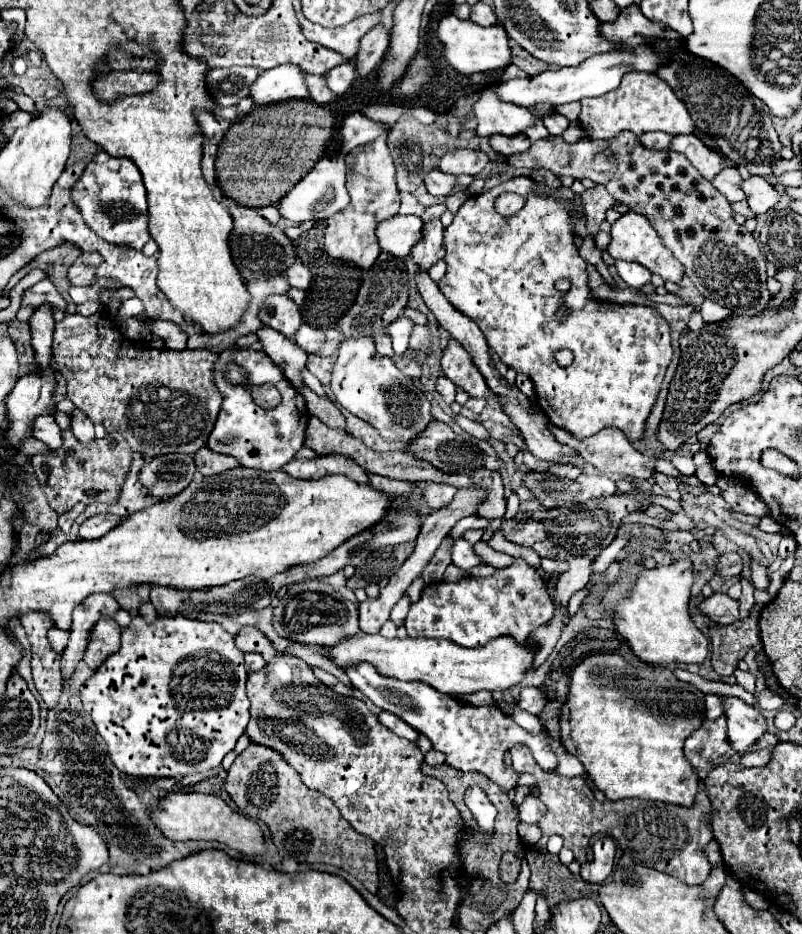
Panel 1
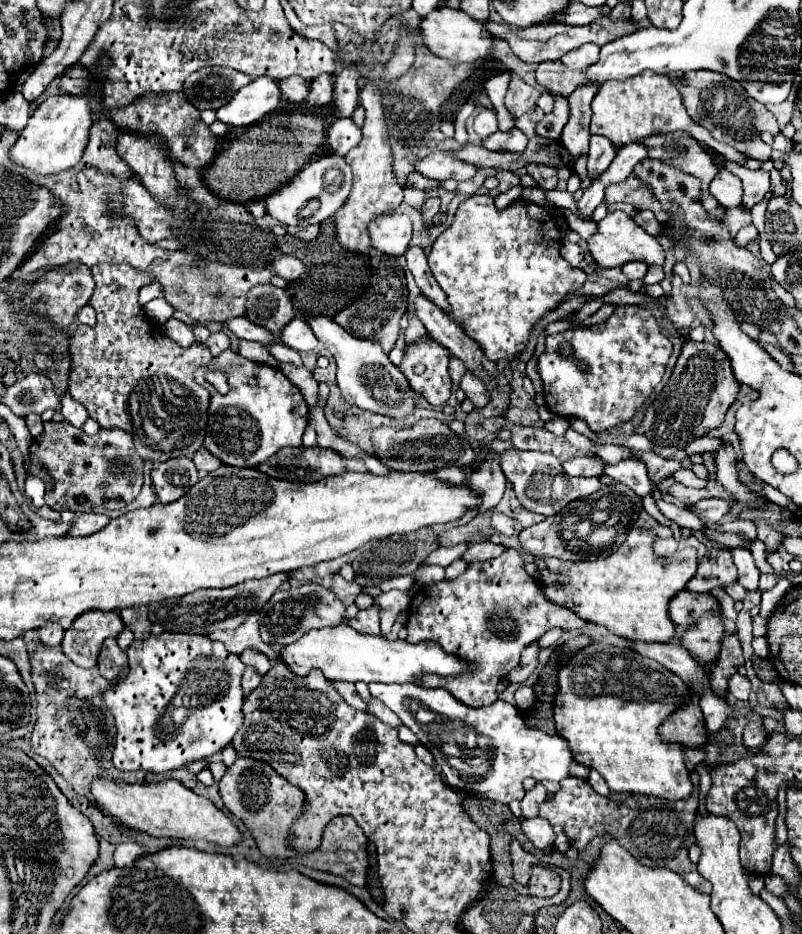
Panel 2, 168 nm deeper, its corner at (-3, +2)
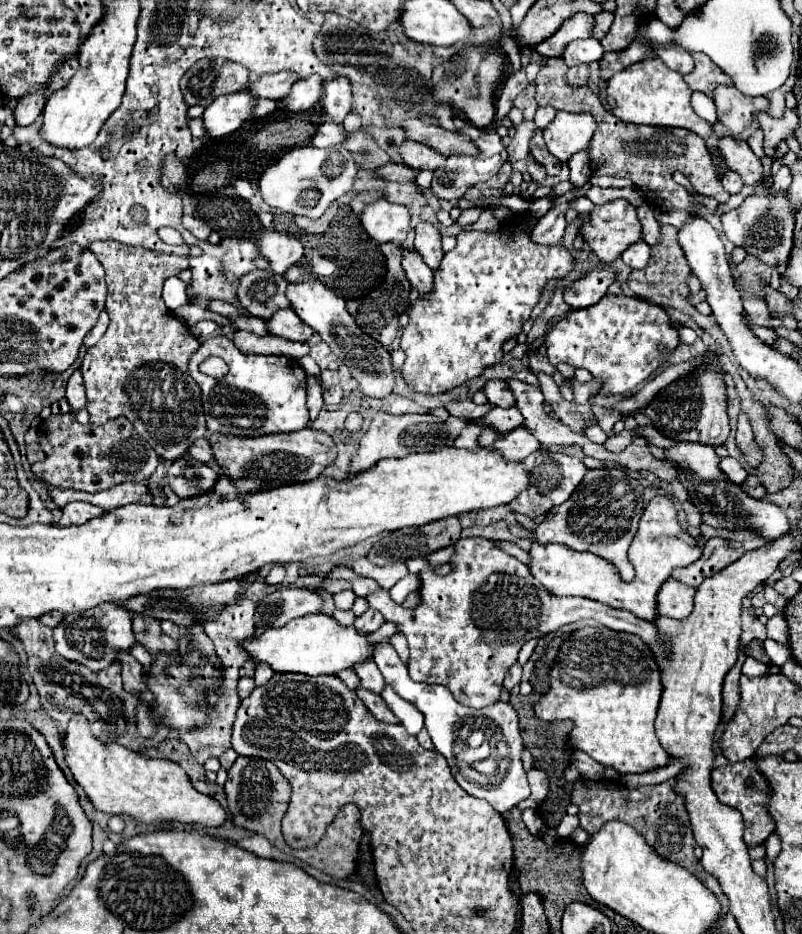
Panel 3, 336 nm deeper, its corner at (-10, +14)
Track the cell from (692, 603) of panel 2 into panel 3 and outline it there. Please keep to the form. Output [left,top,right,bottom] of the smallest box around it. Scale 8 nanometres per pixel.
[657,578,695,618]

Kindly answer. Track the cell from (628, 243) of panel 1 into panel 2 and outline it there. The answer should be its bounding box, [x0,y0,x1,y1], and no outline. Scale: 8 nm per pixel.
[588,210,664,268]

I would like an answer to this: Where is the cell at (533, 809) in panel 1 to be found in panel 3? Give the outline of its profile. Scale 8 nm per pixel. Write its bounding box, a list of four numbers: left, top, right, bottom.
[517,770,549,812]

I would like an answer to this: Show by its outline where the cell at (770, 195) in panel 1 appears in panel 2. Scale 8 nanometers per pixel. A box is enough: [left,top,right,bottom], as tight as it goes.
[724,162,770,208]

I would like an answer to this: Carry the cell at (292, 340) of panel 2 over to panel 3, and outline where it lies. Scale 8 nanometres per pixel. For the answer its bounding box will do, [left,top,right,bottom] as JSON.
[265,308,313,342]

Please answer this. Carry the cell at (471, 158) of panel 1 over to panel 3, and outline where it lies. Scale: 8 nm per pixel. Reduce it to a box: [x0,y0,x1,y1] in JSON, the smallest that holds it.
[399,140,443,170]

